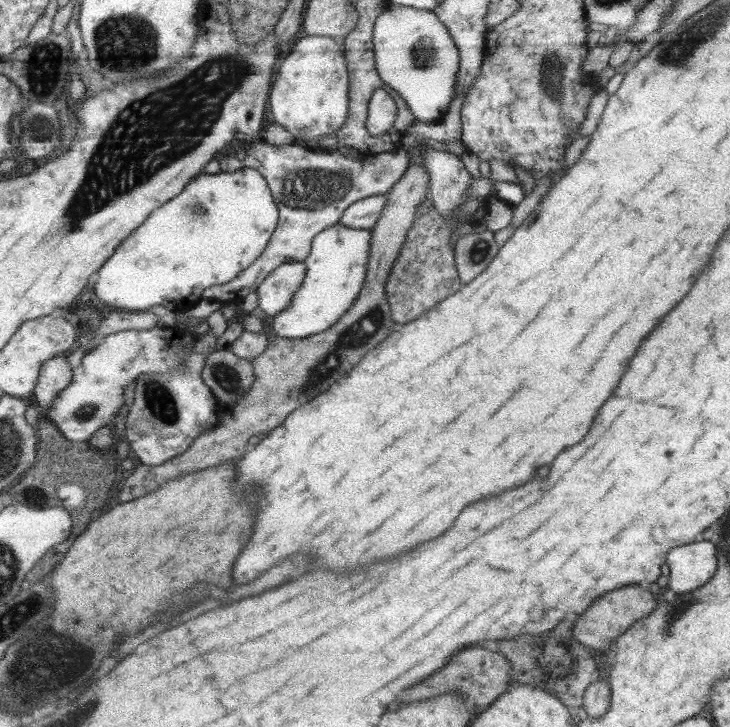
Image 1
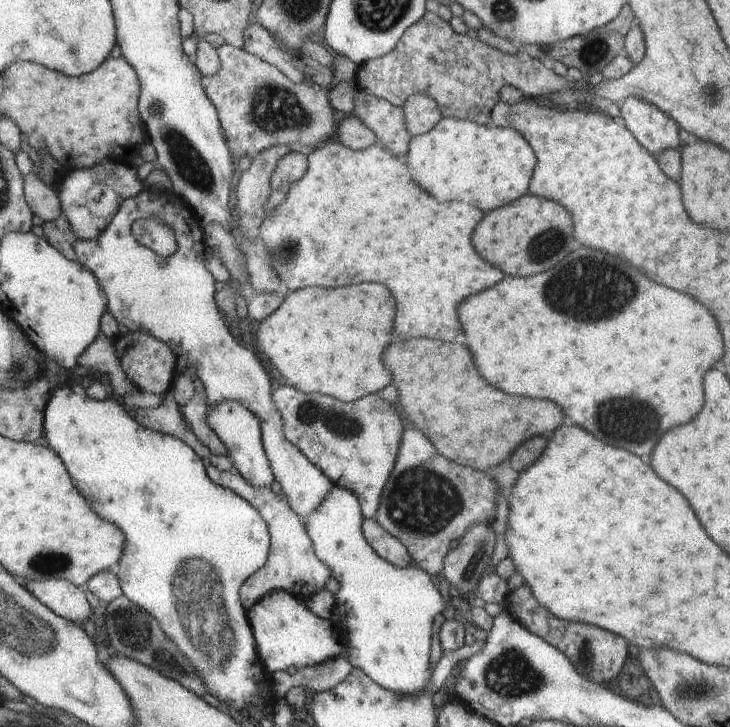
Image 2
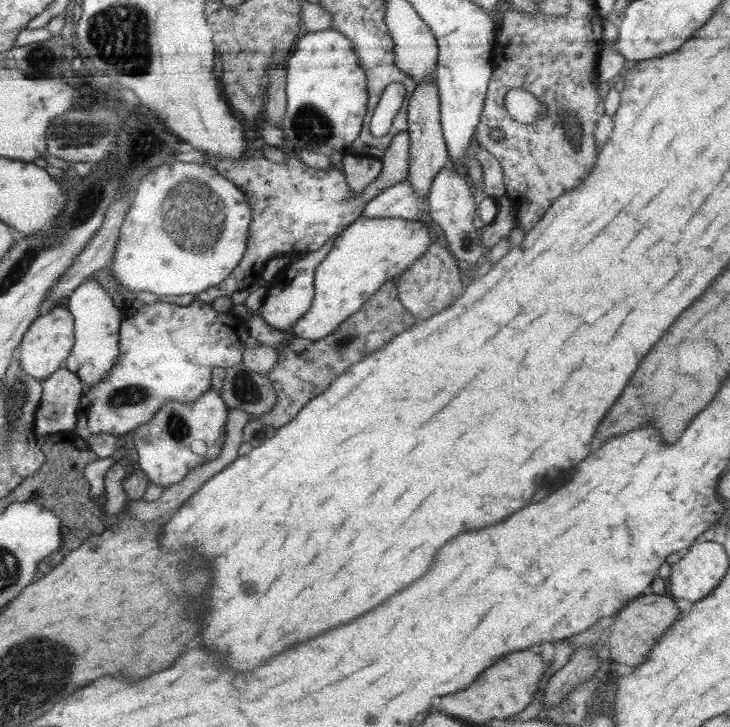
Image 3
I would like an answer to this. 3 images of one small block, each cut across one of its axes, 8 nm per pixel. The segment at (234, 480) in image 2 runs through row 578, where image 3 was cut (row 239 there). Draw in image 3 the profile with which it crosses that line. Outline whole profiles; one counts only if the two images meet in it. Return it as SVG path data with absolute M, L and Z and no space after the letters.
M401 131L396 134L387 146L381 158L383 167L372 184L364 187L362 193L352 191L344 173L333 169L316 169L306 165L298 153L288 155L286 163L276 163L264 156L242 158L232 161L220 159L212 162L212 166L224 178L244 190L251 204L253 219L249 224L247 247L242 260L220 284L207 288L198 294L202 302L212 303L219 296L231 296L236 290L249 289L262 278L263 267L268 260L278 255L293 256L298 252L314 252L323 246L328 239L340 234L351 222L363 214L365 206L384 192L386 188L407 180L409 176L409 134Z

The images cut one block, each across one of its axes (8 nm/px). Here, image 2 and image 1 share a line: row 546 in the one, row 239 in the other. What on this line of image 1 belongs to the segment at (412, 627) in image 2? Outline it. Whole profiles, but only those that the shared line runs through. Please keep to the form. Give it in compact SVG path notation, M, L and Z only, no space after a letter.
M340 223L317 234L311 244L311 253L303 260L304 282L297 289L290 304L273 317L272 329L278 337L305 339L307 336L331 328L352 306L367 271L370 252L371 229L348 228Z

